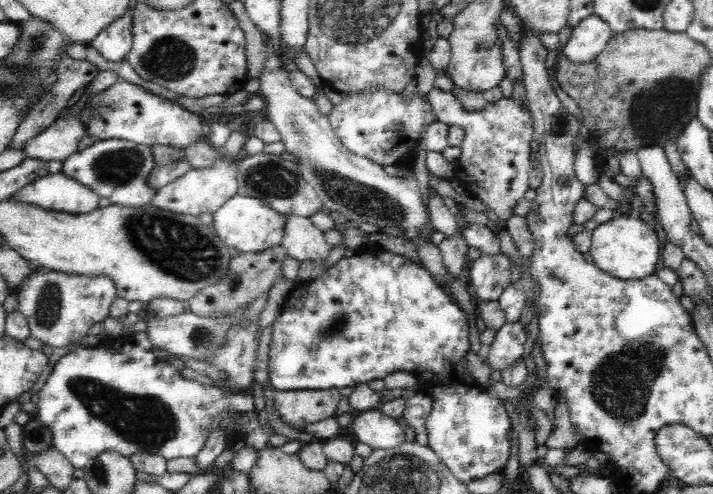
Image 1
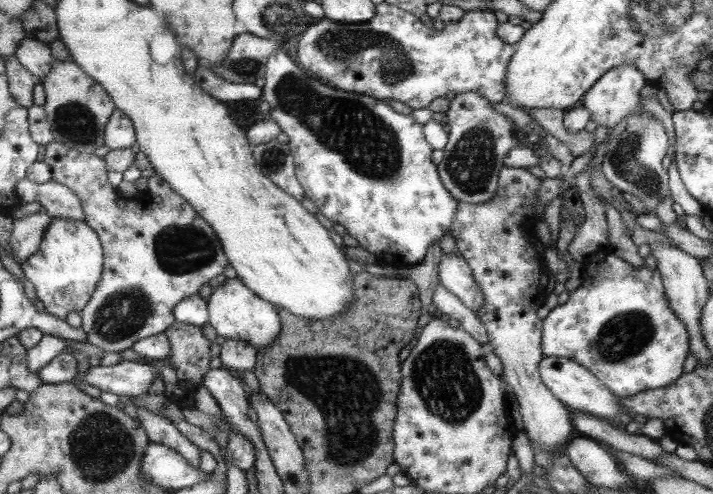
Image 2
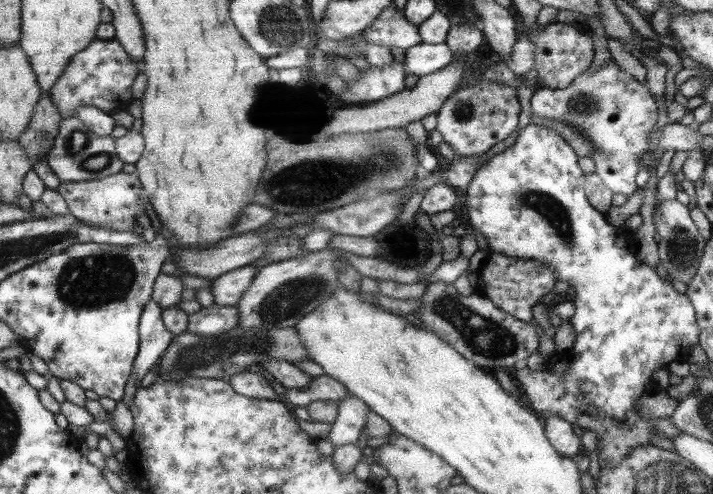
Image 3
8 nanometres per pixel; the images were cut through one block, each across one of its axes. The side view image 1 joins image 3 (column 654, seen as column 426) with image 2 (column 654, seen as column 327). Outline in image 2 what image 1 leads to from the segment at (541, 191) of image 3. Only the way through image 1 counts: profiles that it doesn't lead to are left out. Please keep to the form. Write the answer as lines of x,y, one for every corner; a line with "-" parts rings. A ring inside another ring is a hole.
602,247
583,263
584,280
580,287
569,294
565,304
556,306
544,318
542,348
545,356
561,356
577,361
618,396
634,396
675,383
684,374
682,366
692,349
689,329
670,309
661,273
657,270
651,272
645,265
636,269
615,256
609,247

